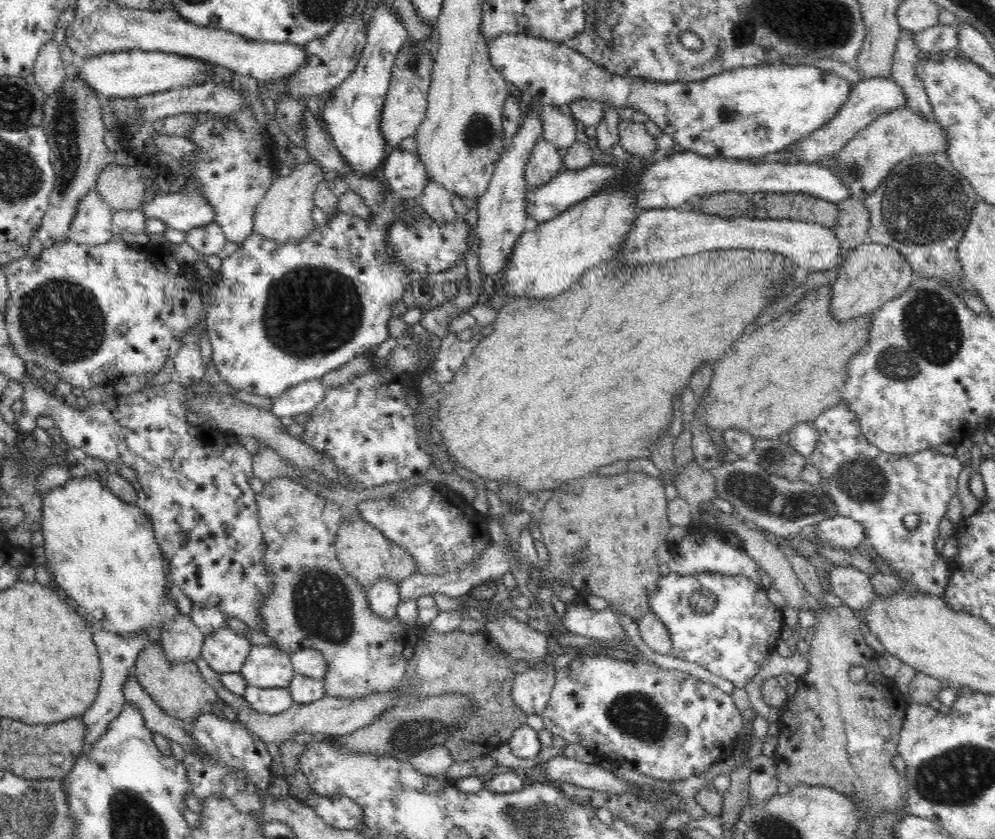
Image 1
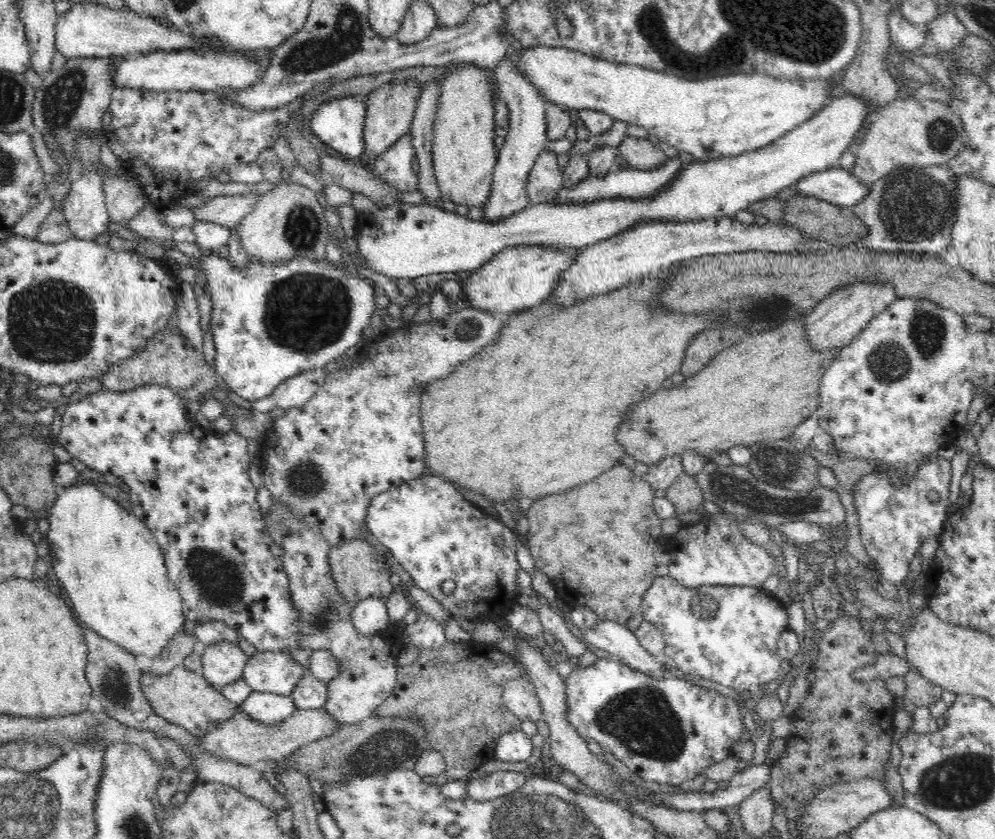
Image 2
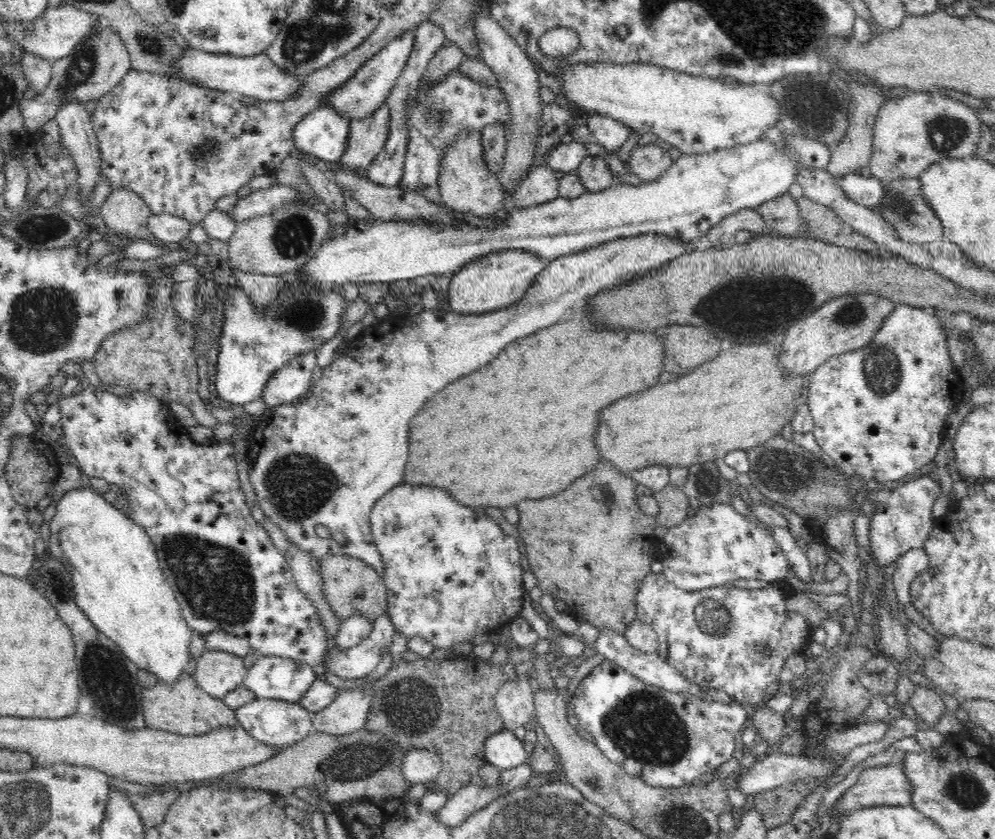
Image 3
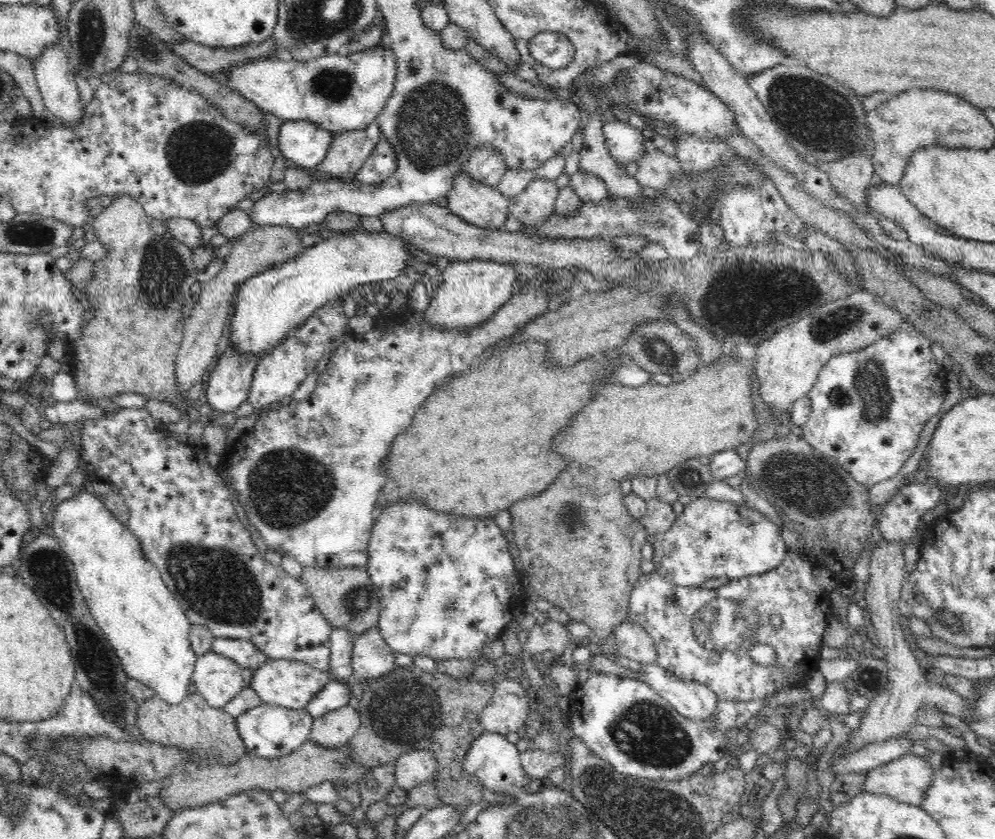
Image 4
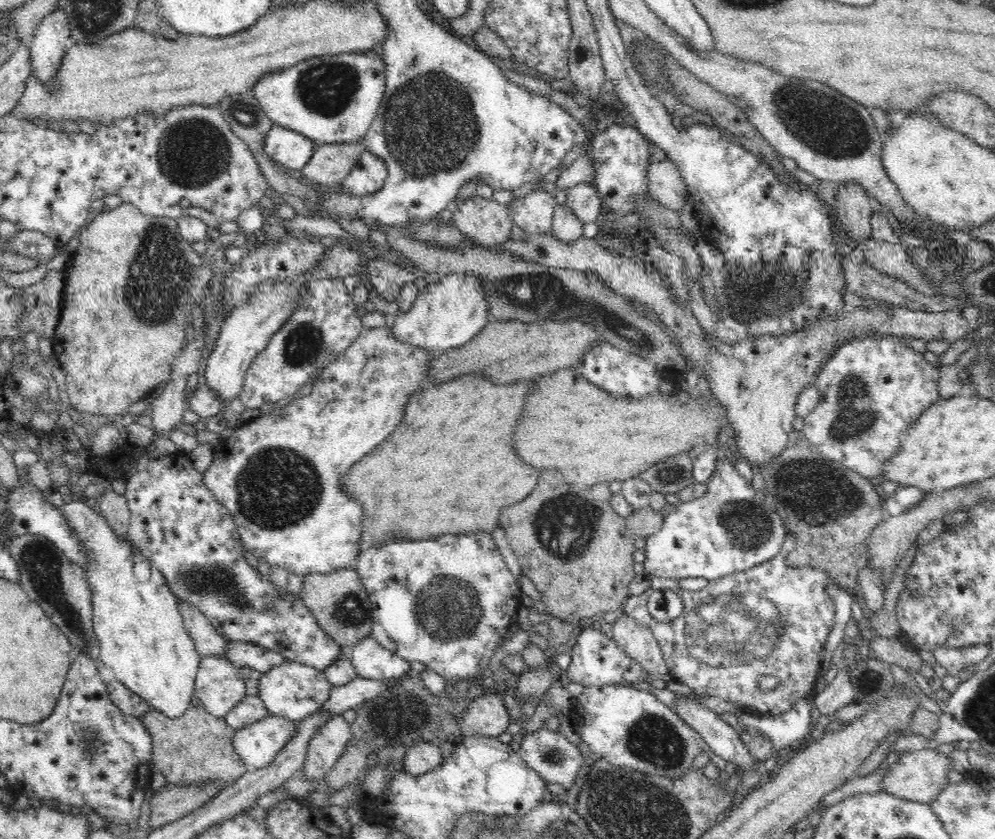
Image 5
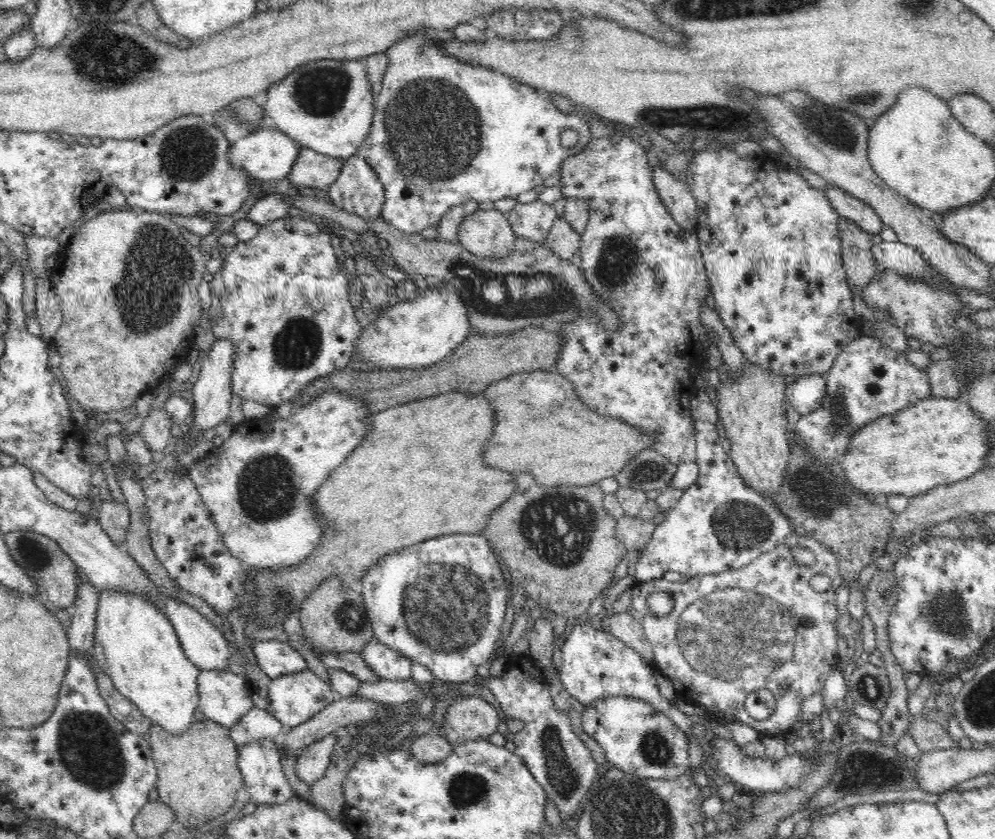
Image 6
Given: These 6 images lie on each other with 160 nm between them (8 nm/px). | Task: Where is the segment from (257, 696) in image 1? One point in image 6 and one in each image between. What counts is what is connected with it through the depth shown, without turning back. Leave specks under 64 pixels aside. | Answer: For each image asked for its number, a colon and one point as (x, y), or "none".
2: (270, 709)
3: (279, 723)
4: (269, 731)
5: (257, 745)
6: (264, 779)

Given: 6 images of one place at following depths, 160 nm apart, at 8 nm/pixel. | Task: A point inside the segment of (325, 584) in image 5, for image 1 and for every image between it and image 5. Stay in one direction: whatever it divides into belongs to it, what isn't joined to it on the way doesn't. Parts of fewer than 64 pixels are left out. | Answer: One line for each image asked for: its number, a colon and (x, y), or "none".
1: (367, 556)
2: (359, 571)
3: (351, 587)
4: (346, 596)

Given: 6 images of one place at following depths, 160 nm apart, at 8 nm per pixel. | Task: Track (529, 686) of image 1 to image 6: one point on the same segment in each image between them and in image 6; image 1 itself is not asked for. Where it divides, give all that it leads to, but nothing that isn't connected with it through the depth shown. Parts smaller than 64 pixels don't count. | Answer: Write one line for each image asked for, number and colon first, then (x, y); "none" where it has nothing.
2: (519, 696)
3: (514, 702)
4: (508, 710)
5: (486, 715)
6: (468, 718)

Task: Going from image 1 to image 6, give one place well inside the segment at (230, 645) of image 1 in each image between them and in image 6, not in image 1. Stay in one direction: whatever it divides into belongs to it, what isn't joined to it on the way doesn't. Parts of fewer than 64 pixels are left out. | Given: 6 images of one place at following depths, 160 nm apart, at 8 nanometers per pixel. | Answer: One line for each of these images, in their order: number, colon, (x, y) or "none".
2: (223, 663)
3: (218, 673)
4: (218, 679)
5: (219, 685)
6: (224, 696)

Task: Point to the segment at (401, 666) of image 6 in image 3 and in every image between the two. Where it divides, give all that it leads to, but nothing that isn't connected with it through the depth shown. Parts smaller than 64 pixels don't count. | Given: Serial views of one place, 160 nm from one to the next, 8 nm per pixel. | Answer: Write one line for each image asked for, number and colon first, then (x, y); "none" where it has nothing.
3: (359, 661)
4: (373, 658)
5: (371, 660)

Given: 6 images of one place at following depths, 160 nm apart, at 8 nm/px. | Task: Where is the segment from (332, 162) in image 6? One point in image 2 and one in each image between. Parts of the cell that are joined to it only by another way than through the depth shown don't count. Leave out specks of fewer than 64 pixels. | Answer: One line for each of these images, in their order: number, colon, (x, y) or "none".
2: (391, 108)
3: (367, 136)
4: (349, 151)
5: (330, 164)

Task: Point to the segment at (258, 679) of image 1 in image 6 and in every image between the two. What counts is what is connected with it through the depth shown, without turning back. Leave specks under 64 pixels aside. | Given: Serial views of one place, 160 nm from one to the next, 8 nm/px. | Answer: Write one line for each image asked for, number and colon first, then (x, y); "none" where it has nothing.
2: (277, 672)
3: (274, 677)
4: (288, 683)
5: (293, 690)
6: (296, 698)

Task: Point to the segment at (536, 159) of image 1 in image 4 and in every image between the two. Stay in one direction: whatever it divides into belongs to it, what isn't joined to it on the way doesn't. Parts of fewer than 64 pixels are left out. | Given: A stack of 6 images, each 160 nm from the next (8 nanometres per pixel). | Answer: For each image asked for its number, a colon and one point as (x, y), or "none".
2: (545, 182)
3: (541, 185)
4: (534, 205)

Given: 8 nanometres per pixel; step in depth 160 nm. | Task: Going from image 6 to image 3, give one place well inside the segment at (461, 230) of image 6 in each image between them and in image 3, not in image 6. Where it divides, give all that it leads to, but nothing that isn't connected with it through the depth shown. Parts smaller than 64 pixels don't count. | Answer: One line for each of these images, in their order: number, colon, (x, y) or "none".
3: (466, 184)
4: (475, 203)
5: (485, 222)

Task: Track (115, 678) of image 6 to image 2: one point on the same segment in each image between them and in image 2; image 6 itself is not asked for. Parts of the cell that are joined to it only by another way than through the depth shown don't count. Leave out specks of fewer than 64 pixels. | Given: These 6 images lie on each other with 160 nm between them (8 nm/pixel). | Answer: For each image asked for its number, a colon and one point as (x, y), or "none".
2: (112, 568)
3: (116, 577)
4: (128, 599)
5: (142, 637)

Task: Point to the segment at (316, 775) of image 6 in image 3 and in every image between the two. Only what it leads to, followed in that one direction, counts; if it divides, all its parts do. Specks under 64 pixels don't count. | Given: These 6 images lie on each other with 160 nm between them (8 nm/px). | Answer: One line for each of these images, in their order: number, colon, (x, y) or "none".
3: (348, 713)
4: (337, 728)
5: (327, 745)

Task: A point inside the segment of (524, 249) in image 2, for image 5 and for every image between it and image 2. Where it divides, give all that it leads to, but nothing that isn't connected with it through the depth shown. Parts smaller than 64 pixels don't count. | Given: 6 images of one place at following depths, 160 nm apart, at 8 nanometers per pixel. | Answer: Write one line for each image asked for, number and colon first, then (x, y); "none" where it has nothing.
3: (492, 282)
4: (470, 292)
5: (448, 313)

